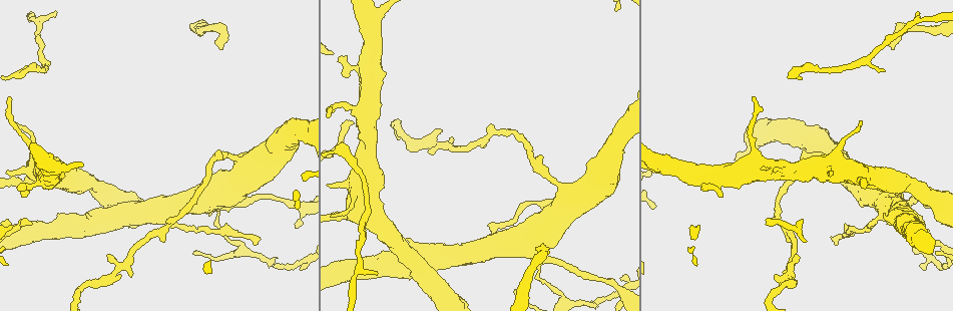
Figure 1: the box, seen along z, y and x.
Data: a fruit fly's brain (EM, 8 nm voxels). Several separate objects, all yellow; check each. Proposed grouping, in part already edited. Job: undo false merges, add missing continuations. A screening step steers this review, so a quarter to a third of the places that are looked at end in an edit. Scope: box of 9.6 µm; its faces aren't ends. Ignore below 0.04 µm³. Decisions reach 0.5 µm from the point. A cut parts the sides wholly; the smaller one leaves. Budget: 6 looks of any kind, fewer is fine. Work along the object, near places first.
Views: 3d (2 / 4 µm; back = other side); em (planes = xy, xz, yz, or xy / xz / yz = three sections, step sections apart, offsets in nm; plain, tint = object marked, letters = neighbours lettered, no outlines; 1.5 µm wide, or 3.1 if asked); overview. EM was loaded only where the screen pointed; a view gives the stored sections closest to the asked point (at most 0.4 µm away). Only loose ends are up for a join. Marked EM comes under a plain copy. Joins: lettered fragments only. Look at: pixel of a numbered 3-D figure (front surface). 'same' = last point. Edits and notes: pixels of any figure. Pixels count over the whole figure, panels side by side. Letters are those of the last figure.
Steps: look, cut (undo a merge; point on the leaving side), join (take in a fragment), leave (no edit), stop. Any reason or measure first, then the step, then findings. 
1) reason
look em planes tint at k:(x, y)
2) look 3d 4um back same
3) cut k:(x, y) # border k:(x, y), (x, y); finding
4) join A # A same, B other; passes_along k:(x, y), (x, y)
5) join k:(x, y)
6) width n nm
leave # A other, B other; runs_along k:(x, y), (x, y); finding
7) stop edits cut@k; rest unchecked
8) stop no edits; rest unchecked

an open end
look em yz step 4 tint at 1:(222, 47)

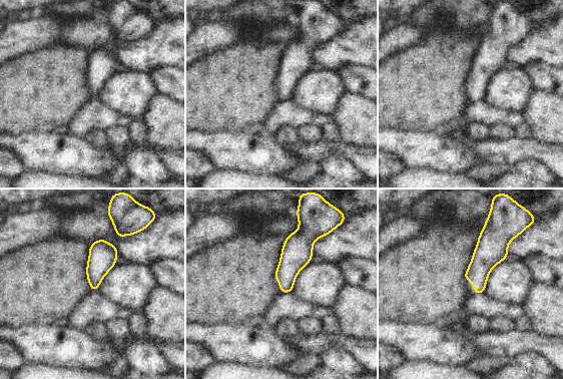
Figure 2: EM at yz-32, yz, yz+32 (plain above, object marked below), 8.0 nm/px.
look em planes tint same

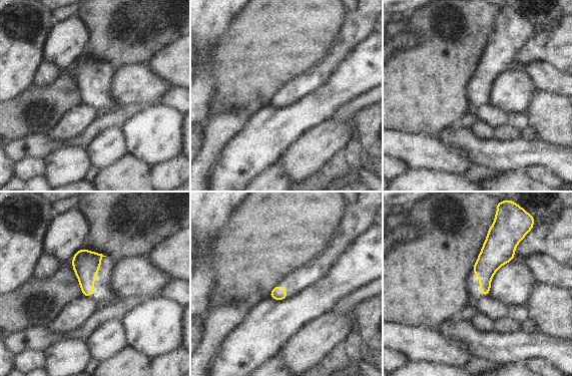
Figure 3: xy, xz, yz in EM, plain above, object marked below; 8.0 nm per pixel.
look em planes letters same

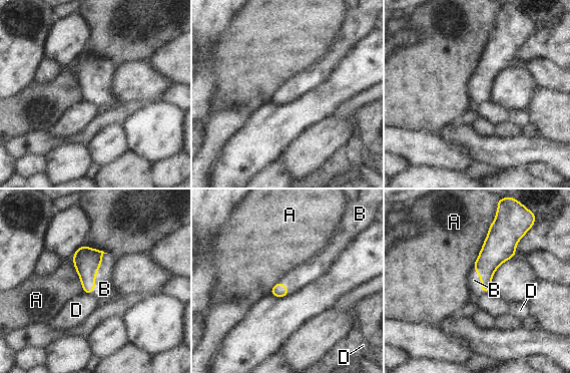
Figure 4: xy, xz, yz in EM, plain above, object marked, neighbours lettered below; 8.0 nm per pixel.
join B # A other, B same, D other; passes_along 4:(87, 261), (97, 272), (104, 289); it goes on there

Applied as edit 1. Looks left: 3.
stops while still wide
look 3d 4um back at 1:(409, 240)

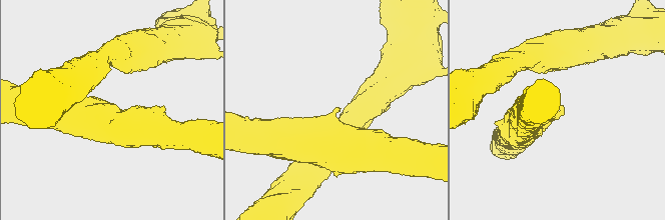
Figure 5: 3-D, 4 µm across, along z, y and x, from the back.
look em xy step 8 letters at 5:(337, 111)

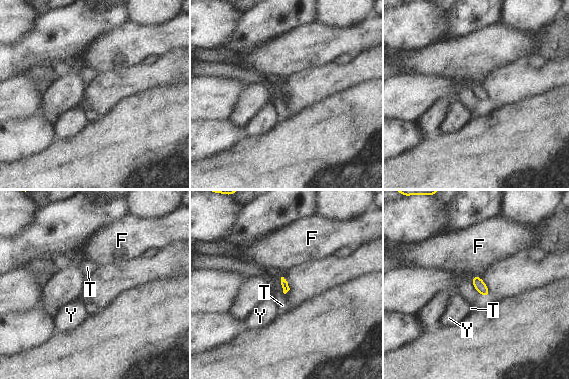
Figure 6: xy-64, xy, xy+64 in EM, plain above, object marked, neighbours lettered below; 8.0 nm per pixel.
another direction
look em planes letters same

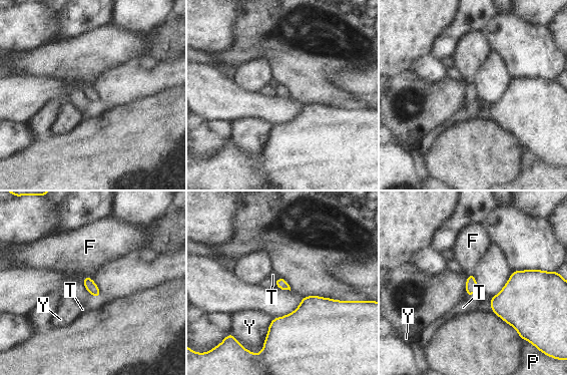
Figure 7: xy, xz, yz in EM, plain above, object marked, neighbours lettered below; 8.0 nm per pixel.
leave # F other, P other, T other, Y other; border 7:(277, 277), (274, 281); none of them fits

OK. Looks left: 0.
stop edits join@4; rest unchecked

